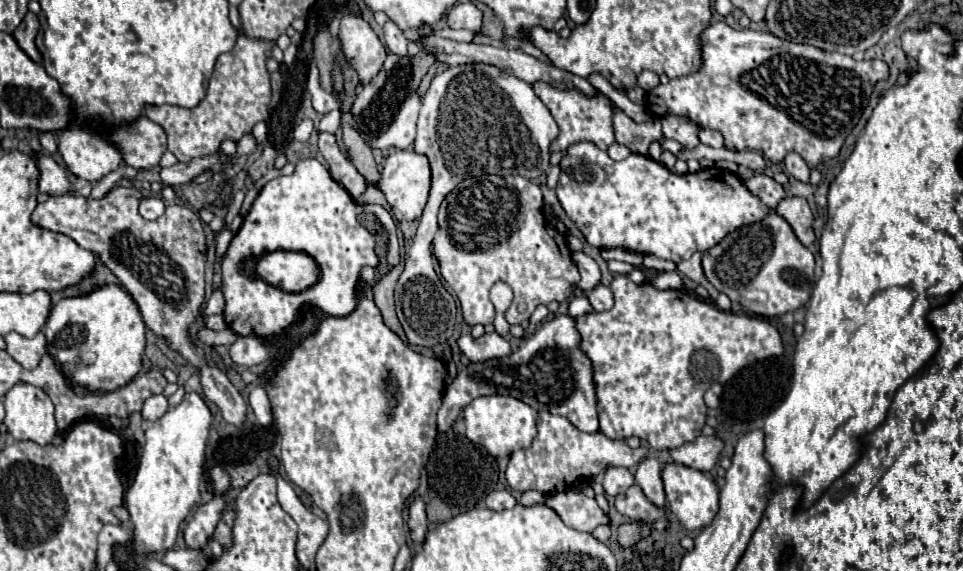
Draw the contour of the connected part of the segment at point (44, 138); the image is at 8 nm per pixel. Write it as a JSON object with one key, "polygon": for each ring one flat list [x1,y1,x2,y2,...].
{"polygon":[[50,132,40,133,39,141,43,149,49,153,53,154,58,152,58,141,55,134,52,134]]}

